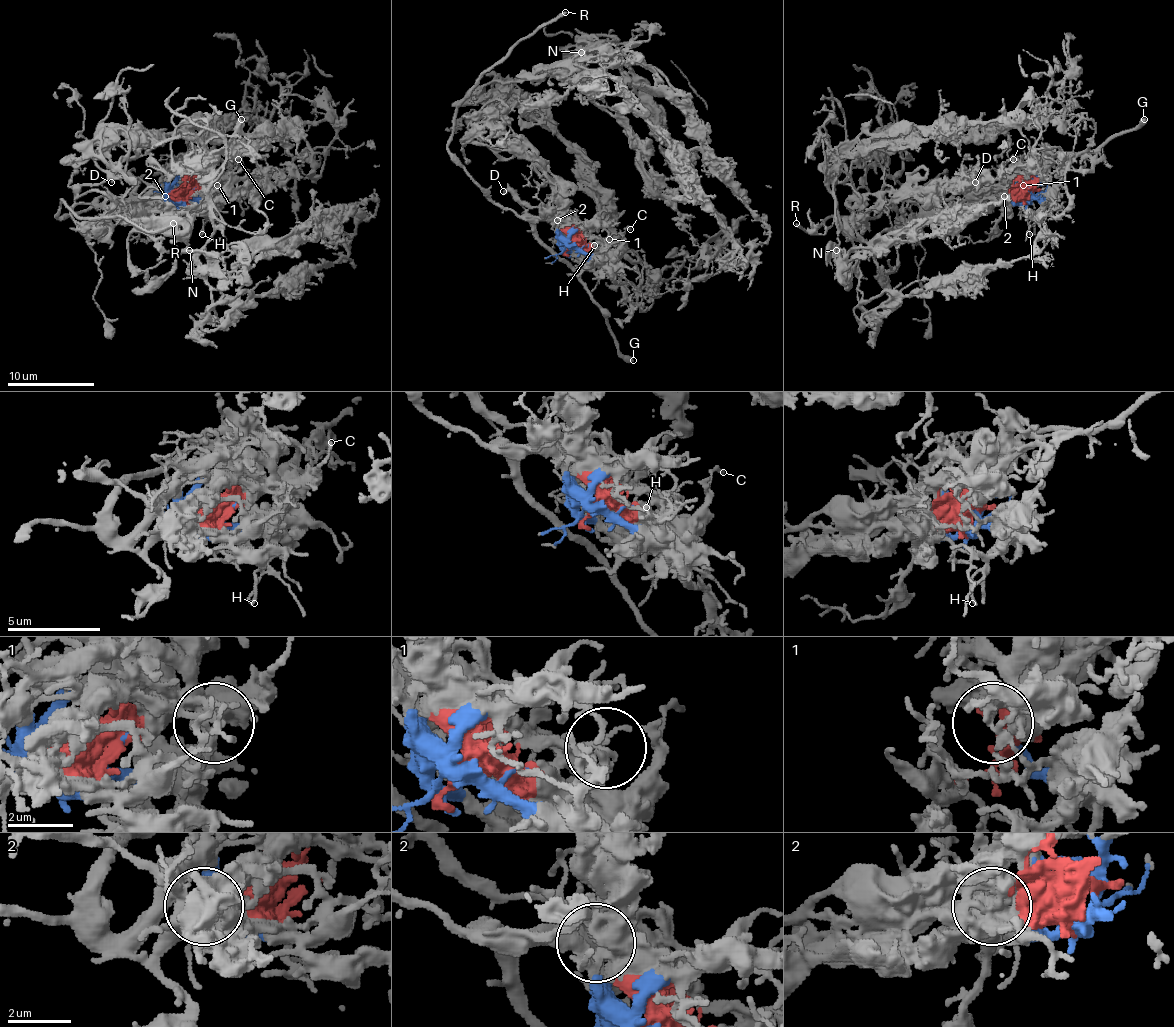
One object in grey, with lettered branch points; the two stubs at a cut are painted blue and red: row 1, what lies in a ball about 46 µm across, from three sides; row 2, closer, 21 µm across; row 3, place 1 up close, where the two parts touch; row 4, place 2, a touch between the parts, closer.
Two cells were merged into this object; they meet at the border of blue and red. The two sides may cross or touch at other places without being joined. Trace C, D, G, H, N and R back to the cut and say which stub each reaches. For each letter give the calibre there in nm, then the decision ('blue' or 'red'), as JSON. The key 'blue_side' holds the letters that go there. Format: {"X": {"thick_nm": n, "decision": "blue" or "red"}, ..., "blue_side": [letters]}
{"C": {"thick_nm": 160, "decision": "blue"}, "D": {"thick_nm": 240, "decision": "blue"}, "G": {"thick_nm": 480, "decision": "blue"}, "H": {"thick_nm": 160, "decision": "blue"}, "N": {"thick_nm": 240, "decision": "red"}, "R": {"thick_nm": 280, "decision": "blue"}, "blue_side": ["C", "D", "G", "H", "R"]}

